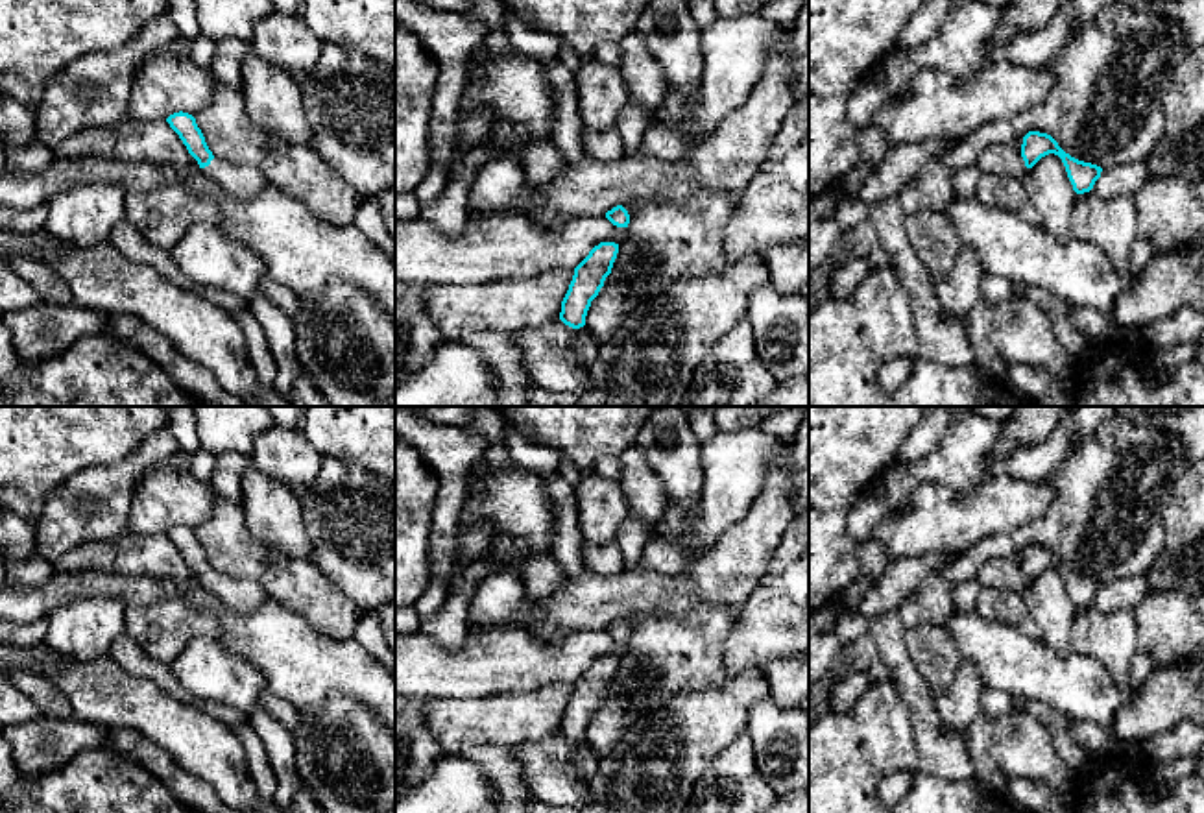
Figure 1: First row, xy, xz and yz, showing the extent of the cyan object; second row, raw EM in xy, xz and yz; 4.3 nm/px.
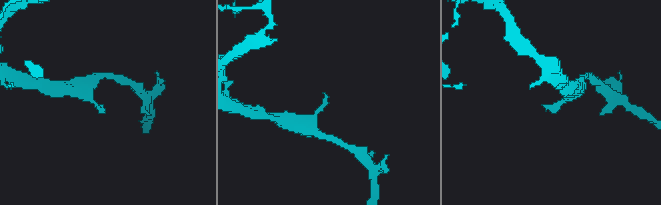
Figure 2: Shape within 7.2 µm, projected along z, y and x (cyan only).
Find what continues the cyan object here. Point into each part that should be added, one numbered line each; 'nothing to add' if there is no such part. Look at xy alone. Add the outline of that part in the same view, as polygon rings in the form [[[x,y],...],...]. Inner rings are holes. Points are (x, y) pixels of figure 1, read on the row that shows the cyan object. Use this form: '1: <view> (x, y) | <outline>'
1: xy (244, 182) | [[[218,157],[201,170],[236,200],[253,200],[268,183],[257,166],[225,163]]]

